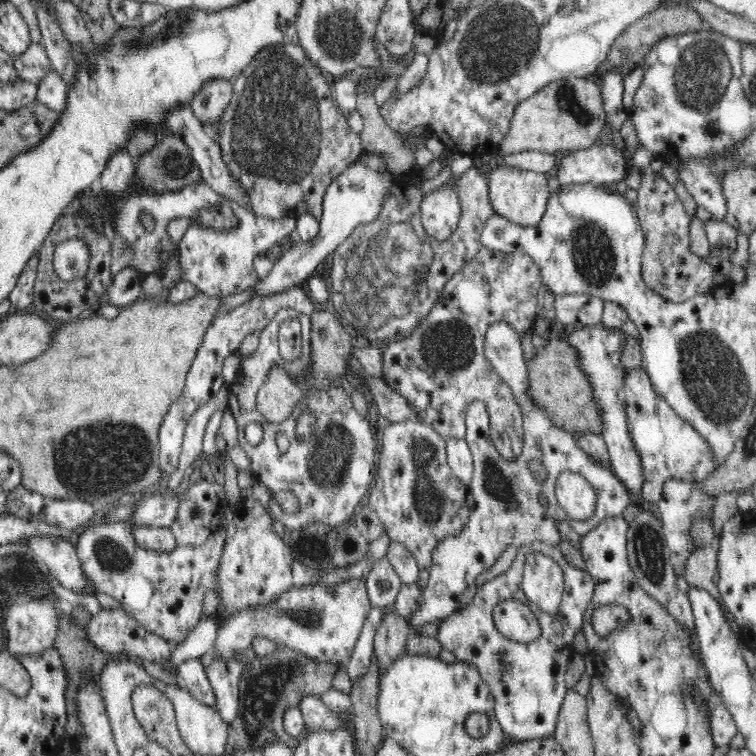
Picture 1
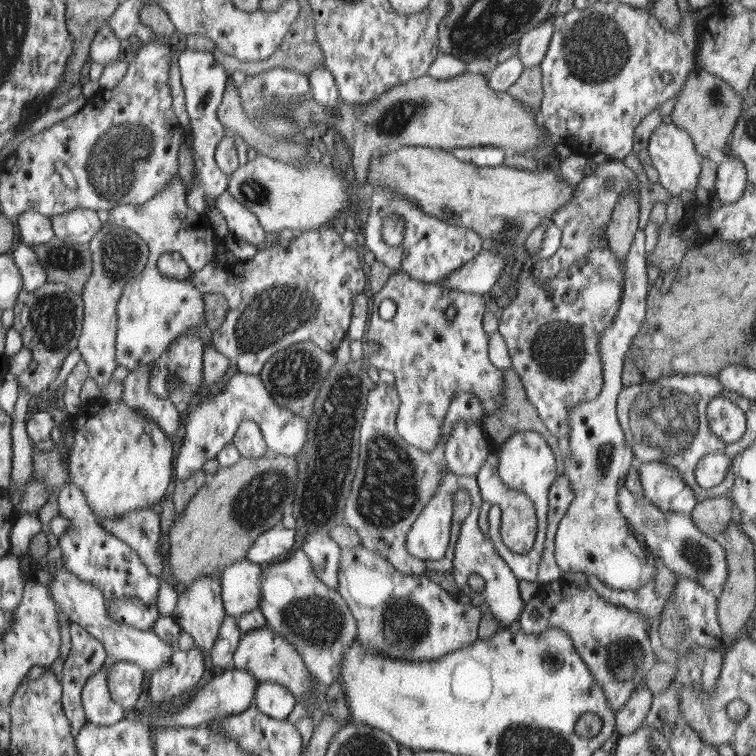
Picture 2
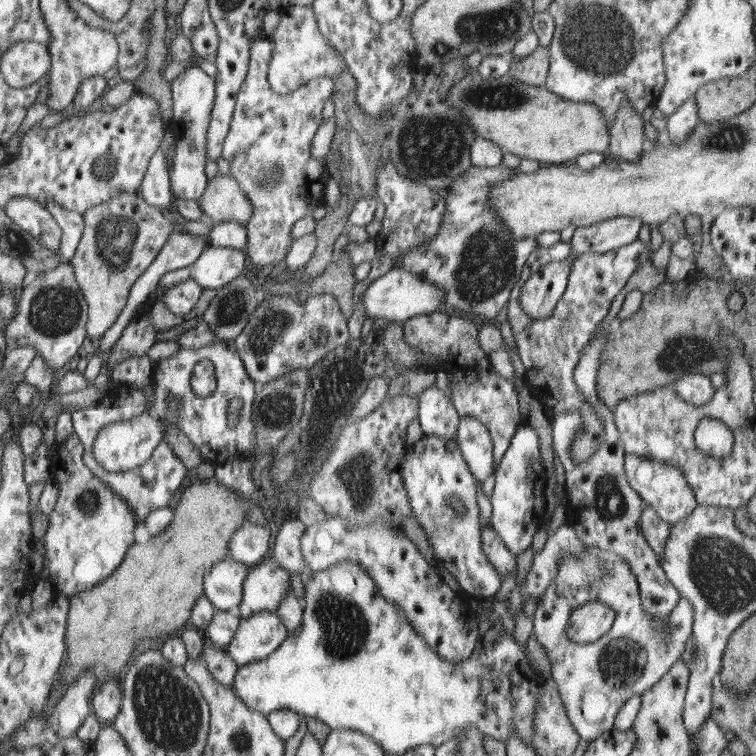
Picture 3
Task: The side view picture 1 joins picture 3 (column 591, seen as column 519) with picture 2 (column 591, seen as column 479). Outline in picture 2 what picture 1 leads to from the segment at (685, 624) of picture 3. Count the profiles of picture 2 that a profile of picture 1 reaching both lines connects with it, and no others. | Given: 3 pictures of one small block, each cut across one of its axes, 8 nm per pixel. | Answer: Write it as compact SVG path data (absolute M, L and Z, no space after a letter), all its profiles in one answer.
M563 578L547 584L540 596L533 597L525 604L518 627L518 630L536 637L550 631L550 628L560 628L560 631L567 633L575 652L588 664L594 680L604 688L609 708L615 714L628 702L632 691L645 688L644 675L648 675L658 661L652 652L648 628L639 615L607 604L590 586L575 588Z

